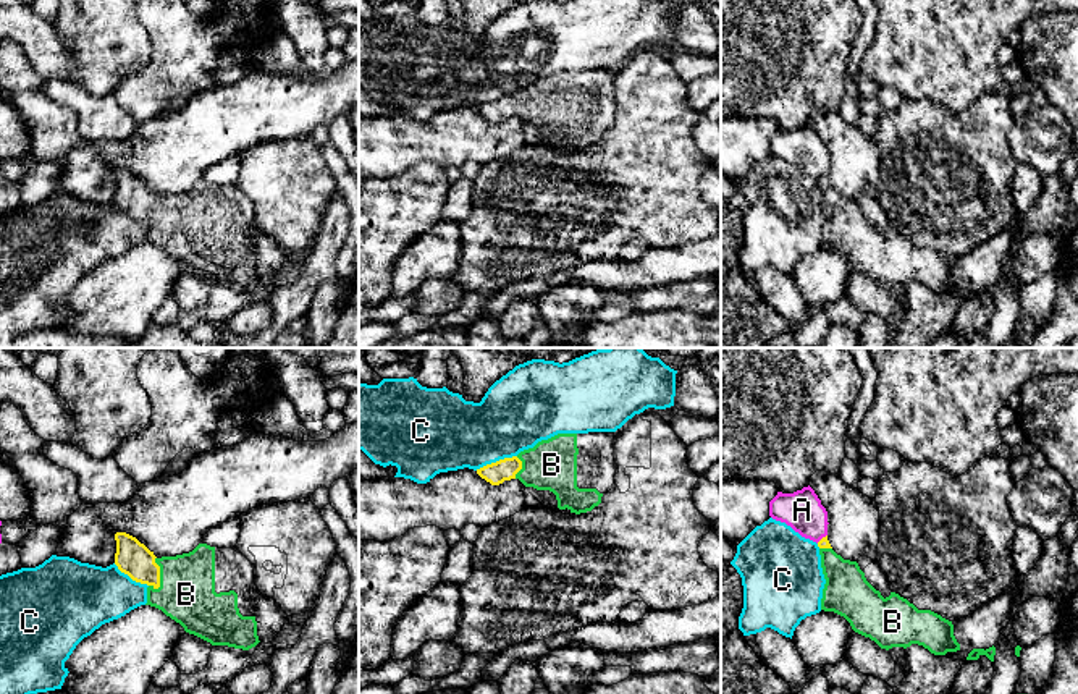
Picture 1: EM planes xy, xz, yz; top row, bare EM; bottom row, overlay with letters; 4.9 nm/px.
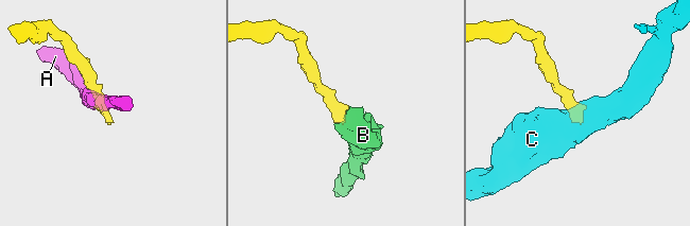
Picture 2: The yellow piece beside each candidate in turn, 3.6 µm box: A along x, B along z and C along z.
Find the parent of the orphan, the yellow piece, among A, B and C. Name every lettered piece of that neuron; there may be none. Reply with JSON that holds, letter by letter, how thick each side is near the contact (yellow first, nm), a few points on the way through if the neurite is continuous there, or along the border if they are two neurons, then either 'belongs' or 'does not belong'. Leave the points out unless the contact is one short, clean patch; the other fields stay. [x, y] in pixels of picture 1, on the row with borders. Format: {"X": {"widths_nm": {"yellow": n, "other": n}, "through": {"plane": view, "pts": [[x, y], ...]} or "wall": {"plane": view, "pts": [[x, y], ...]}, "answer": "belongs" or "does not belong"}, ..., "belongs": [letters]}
{"A": {"widths_nm": {"yellow": 50, "other": 200}, "answer": "does not belong"}, "B": {"widths_nm": {"yellow": 170, "other": 280}, "through": {"plane": "xy", "pts": [[133, 558], [159, 575], [167, 576], [186, 594]]}, "answer": "belongs"}, "C": {"widths_nm": {"yellow": 110, "other": 360}, "wall": {"plane": "xz", "pts": [[516, 455], [500, 458], [475, 469]]}, "answer": "does not belong"}, "belongs": ["B"]}

